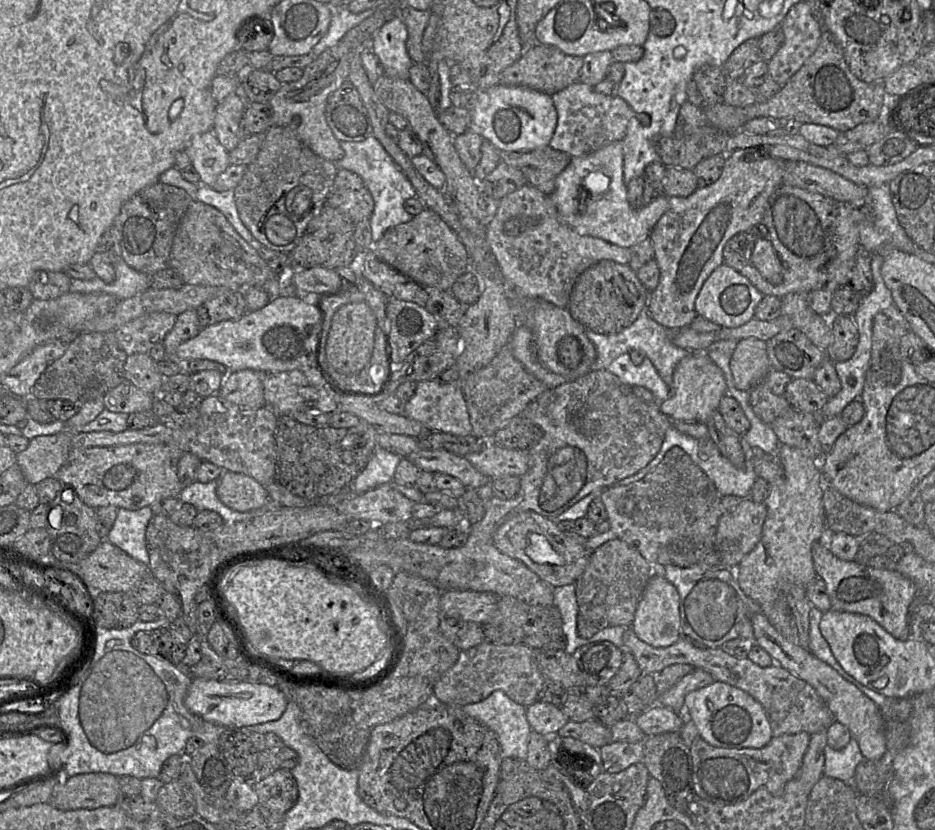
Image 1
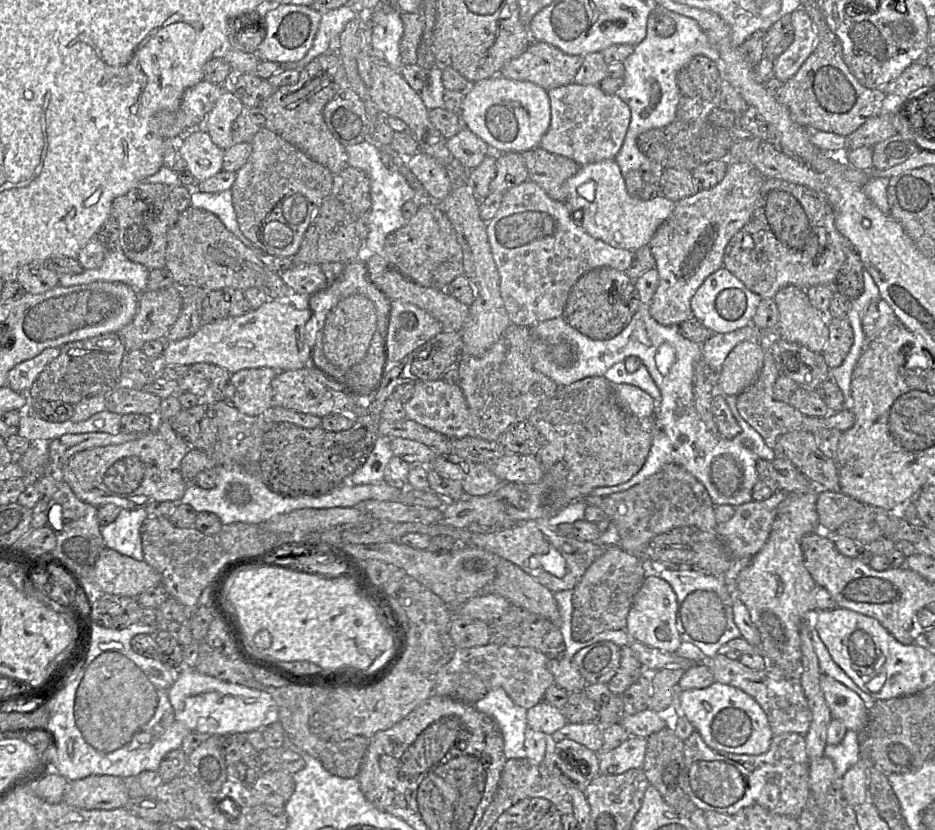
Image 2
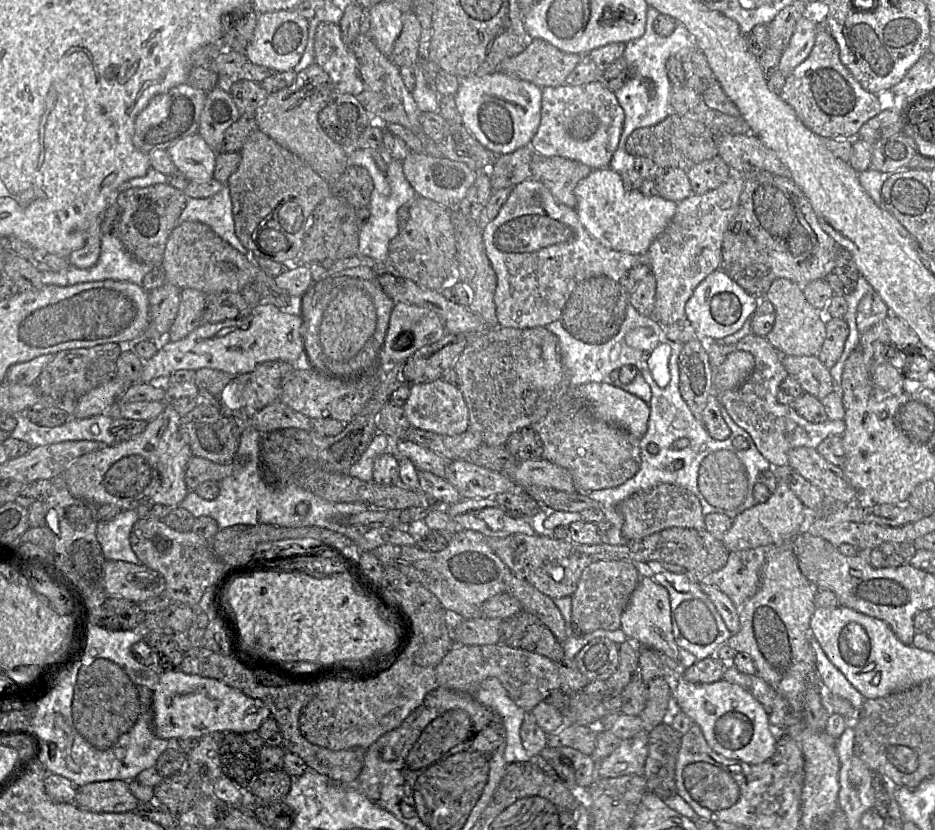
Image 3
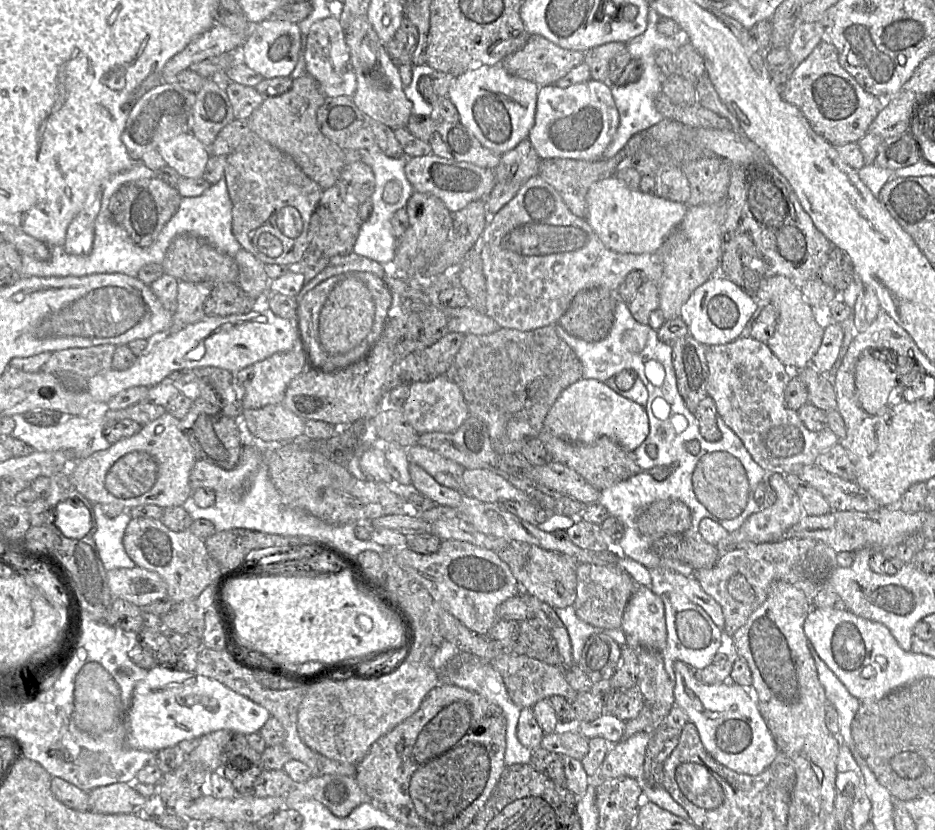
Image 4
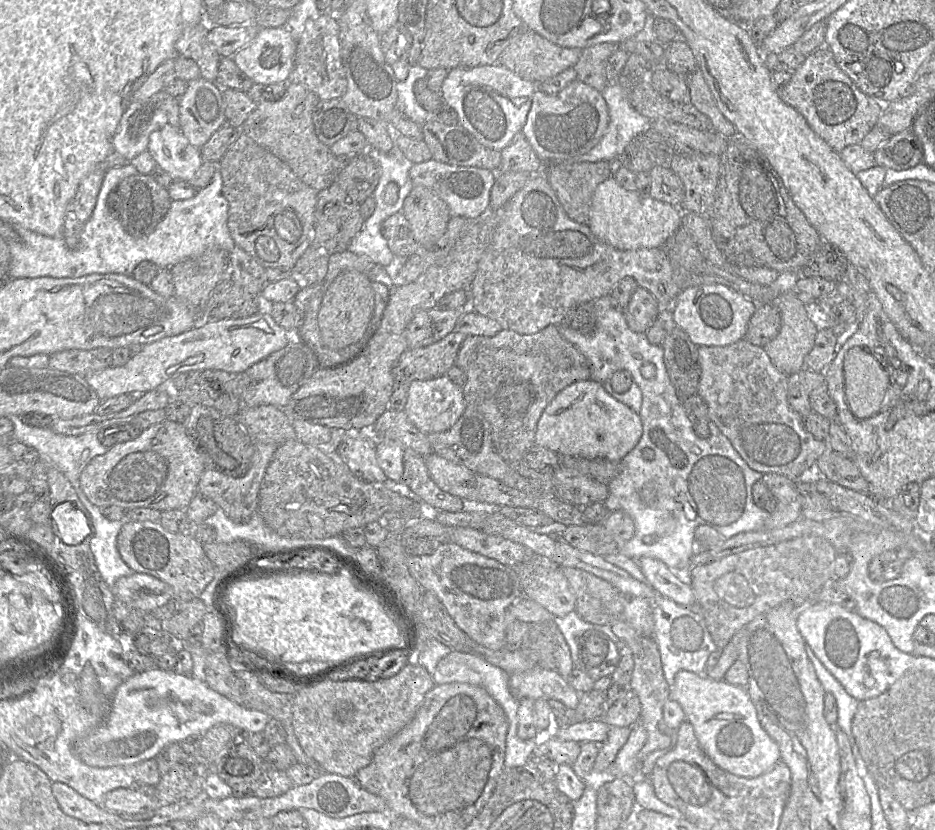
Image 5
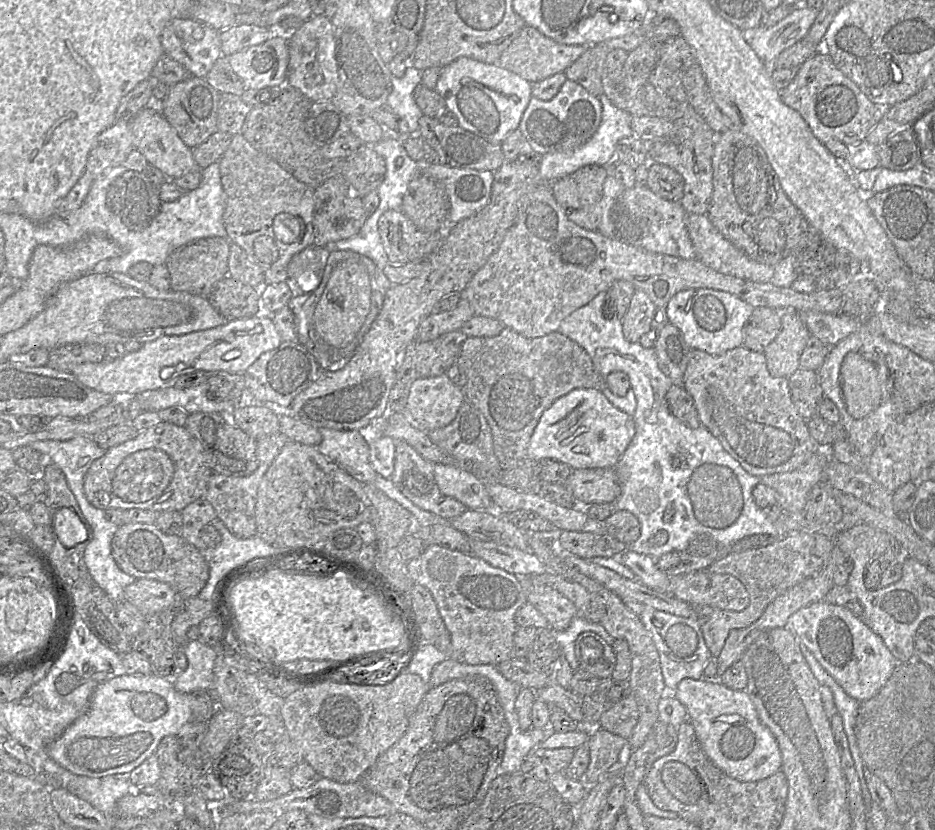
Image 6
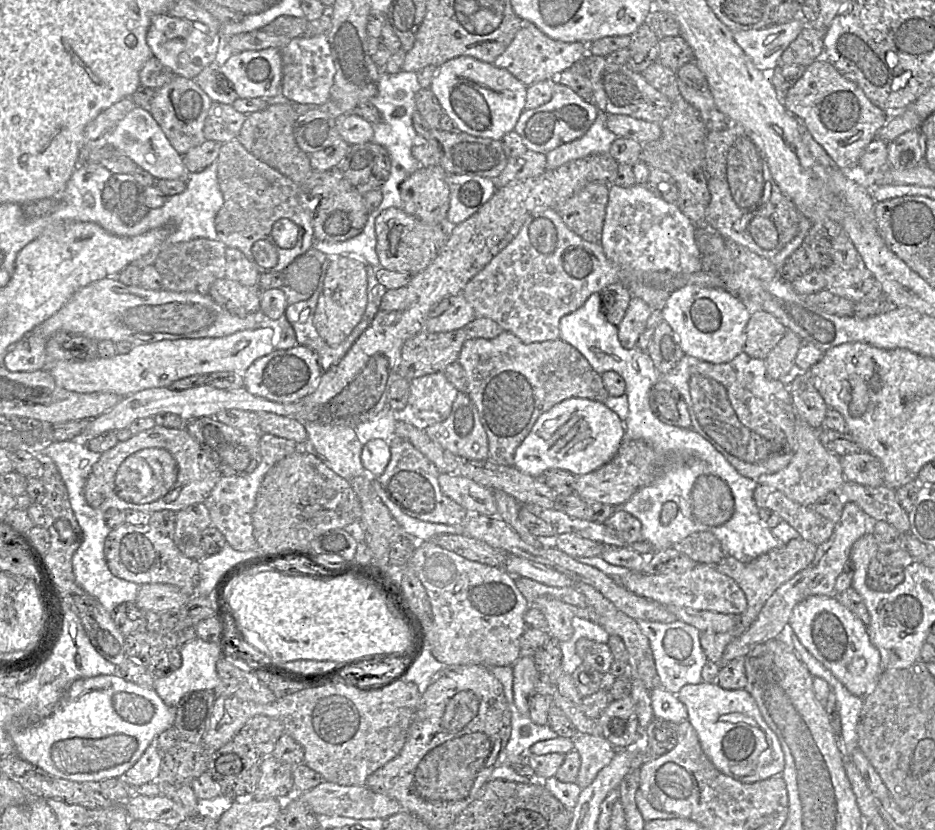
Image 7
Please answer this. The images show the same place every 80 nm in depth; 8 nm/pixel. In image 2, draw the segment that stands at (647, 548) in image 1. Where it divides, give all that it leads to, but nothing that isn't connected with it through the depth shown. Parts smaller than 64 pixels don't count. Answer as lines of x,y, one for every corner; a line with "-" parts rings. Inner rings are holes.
668,464
660,472
623,492
606,496
587,495
584,499
587,506
603,510
615,524
619,536
619,546
636,557
643,557
643,550
655,536
679,527
696,527
706,532
715,532
718,523
715,519
715,508
706,488
692,474
679,465

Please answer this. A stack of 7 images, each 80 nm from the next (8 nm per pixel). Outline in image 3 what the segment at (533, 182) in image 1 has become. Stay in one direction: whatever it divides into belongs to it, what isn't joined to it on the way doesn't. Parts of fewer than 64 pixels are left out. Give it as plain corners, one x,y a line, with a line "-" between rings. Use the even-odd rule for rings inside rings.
533,154
531,160
531,178
544,184
556,200
570,207
576,207
574,190
577,184
586,178
592,169
575,160
541,154

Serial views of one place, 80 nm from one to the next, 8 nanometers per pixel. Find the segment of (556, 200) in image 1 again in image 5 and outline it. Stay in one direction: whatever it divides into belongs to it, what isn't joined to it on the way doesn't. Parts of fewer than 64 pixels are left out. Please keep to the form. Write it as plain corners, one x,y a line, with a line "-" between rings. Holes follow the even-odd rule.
611,176
600,183
593,193
587,226
597,239
619,250
661,248
681,226
682,214
677,206
637,190
624,189

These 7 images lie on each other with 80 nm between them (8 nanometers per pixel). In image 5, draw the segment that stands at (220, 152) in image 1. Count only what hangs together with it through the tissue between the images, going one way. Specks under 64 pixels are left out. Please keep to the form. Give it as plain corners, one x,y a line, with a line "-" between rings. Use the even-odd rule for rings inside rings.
171,125
151,133
147,151
175,181
187,182
203,163
200,149
190,144
179,127

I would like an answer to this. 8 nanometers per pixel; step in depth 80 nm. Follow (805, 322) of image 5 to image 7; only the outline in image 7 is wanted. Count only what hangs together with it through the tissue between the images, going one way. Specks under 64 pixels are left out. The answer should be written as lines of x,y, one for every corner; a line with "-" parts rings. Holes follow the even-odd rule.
786,330
784,337
765,359
766,372
769,378
790,385
790,377
795,373
795,359
801,343
802,340
797,334

